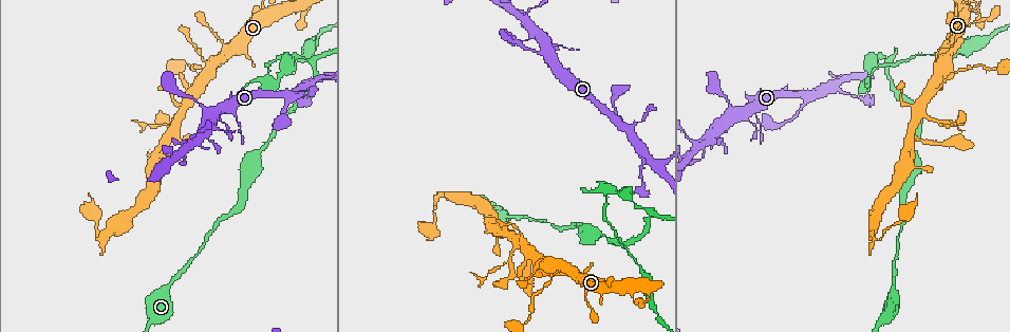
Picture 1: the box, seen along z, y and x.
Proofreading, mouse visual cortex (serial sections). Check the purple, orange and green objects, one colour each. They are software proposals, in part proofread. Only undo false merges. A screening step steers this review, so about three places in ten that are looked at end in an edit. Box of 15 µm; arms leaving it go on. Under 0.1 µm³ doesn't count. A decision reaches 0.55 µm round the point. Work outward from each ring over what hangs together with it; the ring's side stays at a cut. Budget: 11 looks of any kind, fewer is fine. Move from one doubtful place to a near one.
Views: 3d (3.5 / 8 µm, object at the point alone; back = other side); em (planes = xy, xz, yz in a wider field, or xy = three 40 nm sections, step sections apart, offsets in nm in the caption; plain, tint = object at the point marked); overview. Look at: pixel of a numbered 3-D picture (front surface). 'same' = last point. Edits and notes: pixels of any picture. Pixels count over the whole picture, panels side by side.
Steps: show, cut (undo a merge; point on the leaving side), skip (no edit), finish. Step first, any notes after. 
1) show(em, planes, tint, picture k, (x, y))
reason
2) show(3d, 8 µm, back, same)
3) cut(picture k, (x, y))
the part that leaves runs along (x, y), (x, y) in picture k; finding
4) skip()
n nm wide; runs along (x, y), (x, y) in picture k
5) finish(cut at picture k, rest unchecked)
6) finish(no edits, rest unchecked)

show(3d, 3.5 µm, picture 1, (887, 61))
three-way junction

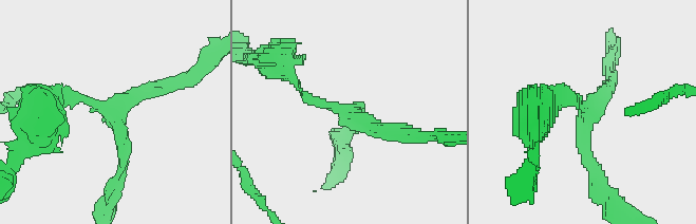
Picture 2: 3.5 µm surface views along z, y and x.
show(em, planes, plain, picture 2, (350, 115))
3 arms; arms of 150, 150, 200 nm; shape alone is not enough

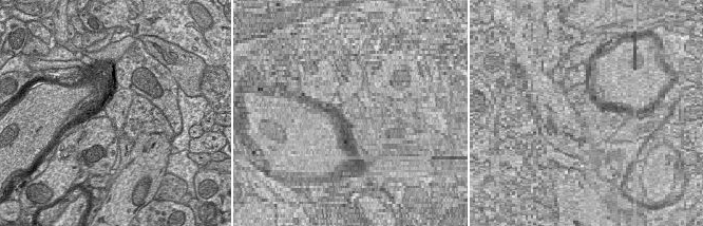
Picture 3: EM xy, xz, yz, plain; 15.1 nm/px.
show(em, planes, tint, same)

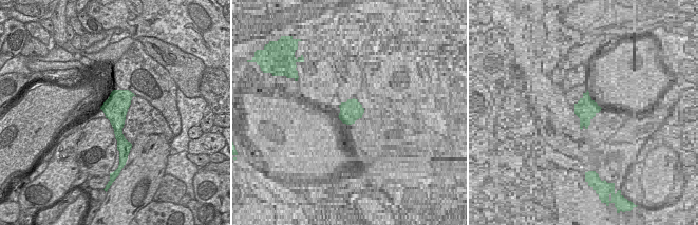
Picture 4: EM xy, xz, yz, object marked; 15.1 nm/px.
skip()
380 nm wide; runs along (118, 181), (118, 119), (89, 99), (60, 99) in picture 2; all the same cell

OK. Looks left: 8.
show(3d, 3.5 µm, picture 1, (217, 65))
arms part here

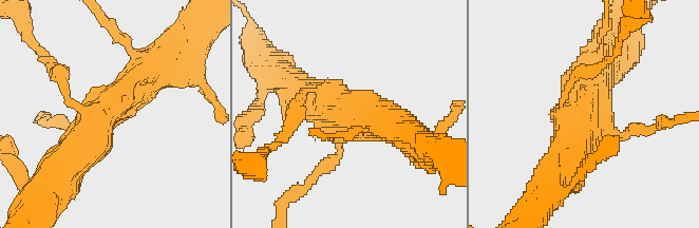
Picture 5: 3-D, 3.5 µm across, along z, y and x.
show(em, xy, step 1, tint, picture 5, (344, 127))
now the EM

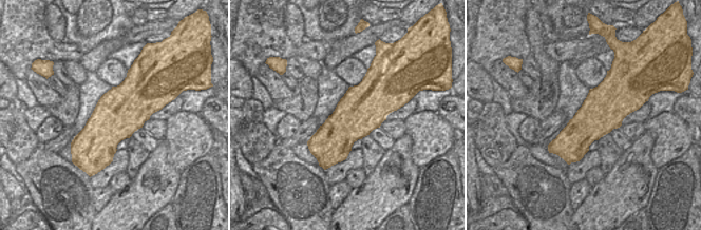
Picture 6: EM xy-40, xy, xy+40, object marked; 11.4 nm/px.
show(em, planes, tint, same)

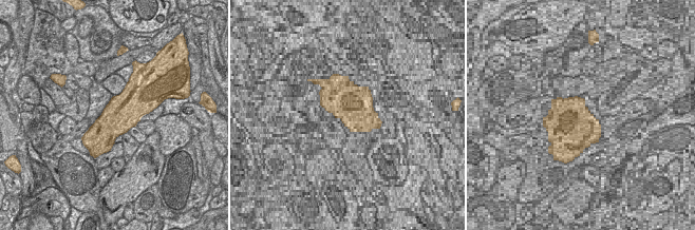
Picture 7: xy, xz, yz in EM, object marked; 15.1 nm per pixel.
skip()
runs along (161, 64), (118, 96), (63, 165) in picture 5; continuous, no second cell

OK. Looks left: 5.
show(3d, 3.5 µm, back, picture 1, (522, 240))
branch point

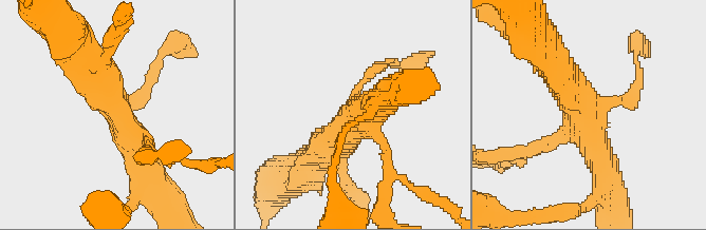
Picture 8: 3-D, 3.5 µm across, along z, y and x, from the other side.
show(em, xy, step 2, tint, picture 8, (583, 111))
now the EM

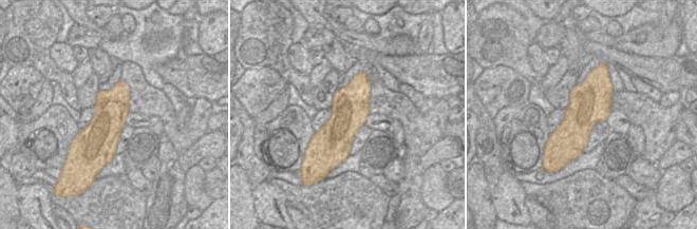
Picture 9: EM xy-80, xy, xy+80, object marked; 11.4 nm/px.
show(em, xy, step 1, tint, same)

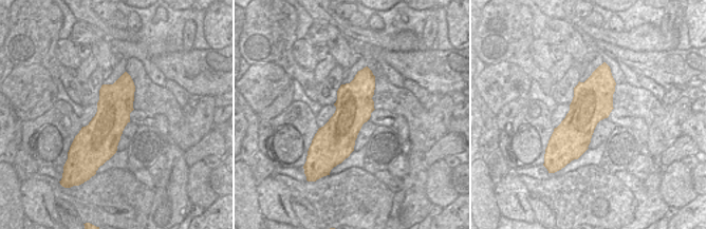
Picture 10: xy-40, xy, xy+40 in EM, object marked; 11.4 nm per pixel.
skip()
420 nm wide; runs along (90, 60), (145, 171) in picture 8; one cell here

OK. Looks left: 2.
show(em, xy, step 1, tint, picture 1, (279, 81))
abrupt turn

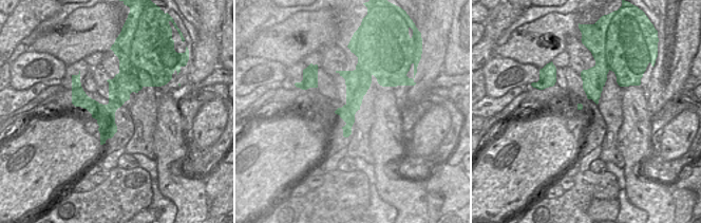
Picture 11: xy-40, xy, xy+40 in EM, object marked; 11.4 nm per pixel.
show(3d, 3.5 µm, same)
wider look

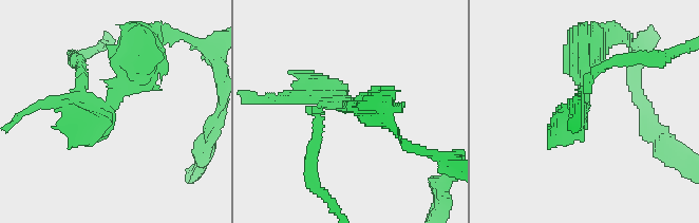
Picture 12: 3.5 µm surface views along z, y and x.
cut(picture 12, (319, 124))
the part that leaves runs along (124, 82), (98, 109), (84, 99), (81, 60) in picture 12; two cells meet here

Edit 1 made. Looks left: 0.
finish(cut at picture 12, rest unchecked)

